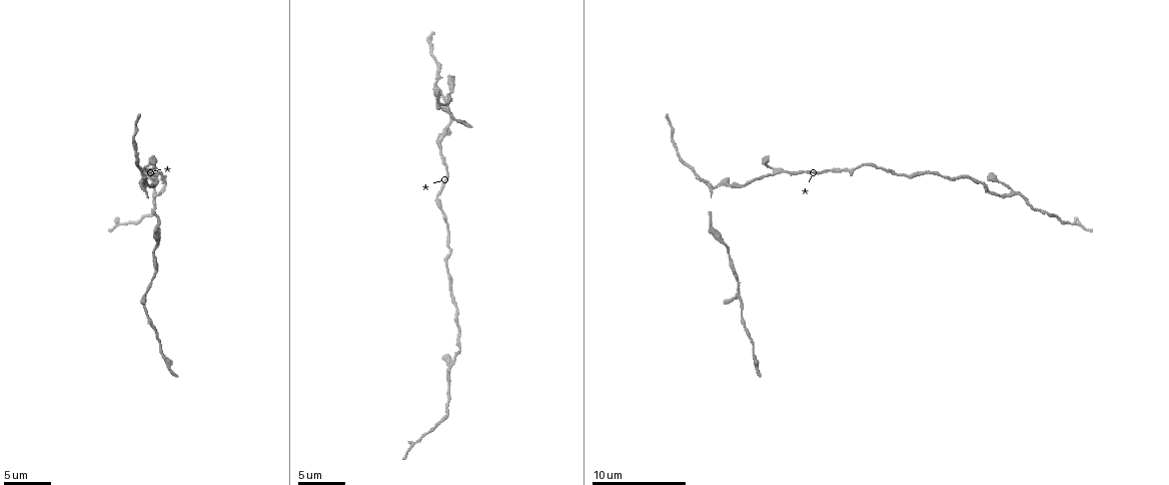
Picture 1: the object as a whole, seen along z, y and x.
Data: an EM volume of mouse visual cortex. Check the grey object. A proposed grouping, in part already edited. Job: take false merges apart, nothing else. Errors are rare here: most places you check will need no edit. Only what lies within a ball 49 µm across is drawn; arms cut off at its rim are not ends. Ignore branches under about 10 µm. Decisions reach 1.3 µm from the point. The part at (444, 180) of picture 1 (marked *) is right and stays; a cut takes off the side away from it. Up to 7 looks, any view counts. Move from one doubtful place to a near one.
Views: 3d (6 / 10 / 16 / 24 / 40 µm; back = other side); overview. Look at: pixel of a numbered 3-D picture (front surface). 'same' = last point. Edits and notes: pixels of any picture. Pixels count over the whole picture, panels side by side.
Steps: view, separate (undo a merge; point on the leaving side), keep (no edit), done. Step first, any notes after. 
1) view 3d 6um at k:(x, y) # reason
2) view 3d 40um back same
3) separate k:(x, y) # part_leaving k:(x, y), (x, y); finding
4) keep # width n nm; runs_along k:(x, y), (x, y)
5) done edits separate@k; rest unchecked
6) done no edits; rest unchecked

view 3d 10um at 1:(766, 174) # sudden change in width

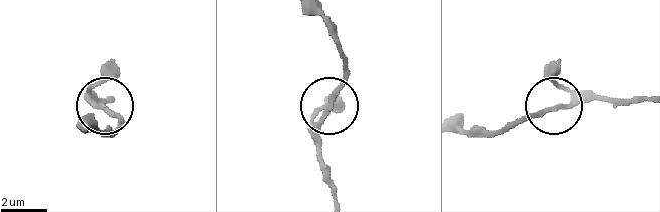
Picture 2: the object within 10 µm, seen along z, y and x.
keep # width 200 nm; runs_along 2:(647, 100), (578, 100), (505, 123); all the same cell

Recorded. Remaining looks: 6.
view 3d 10um at 1:(722, 240) # calibre changes

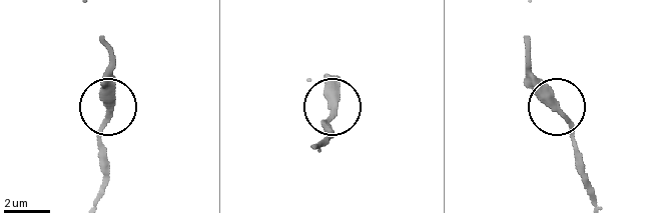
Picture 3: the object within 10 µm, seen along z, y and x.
keep # width 320 nm; one cell here

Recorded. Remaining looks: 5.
view 3d 10um at 1:(446, 267) # thin neck

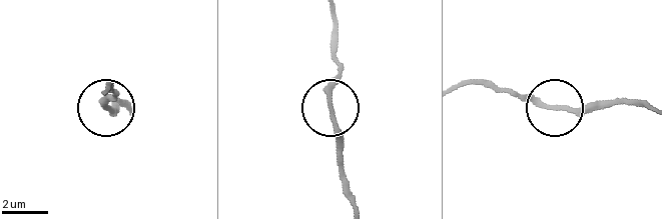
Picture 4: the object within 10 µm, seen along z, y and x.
keep # runs_along 4:(336, 16), (329, 114), (340, 163); one cell here

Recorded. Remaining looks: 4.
view 3d 10um at 1:(449, 367) # calibre changes

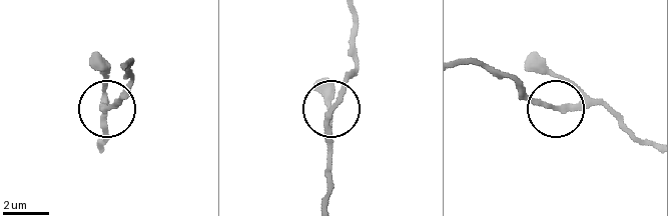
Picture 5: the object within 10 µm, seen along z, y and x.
keep # continuous, no second cell

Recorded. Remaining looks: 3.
done no edits; rest unchecked

